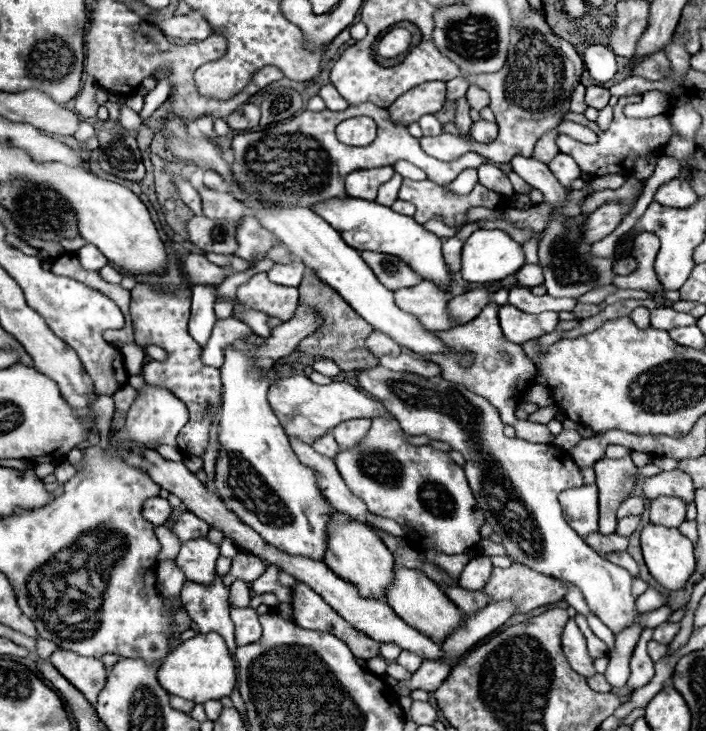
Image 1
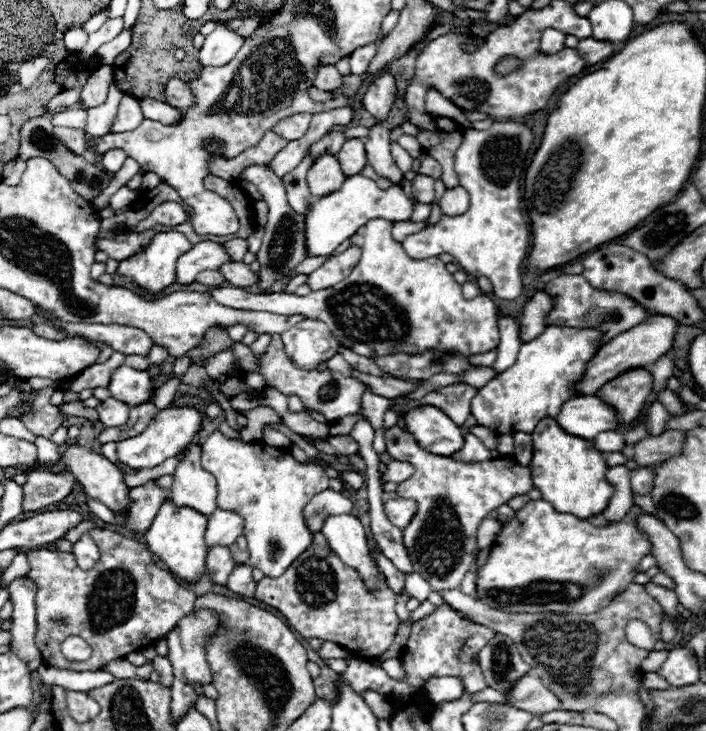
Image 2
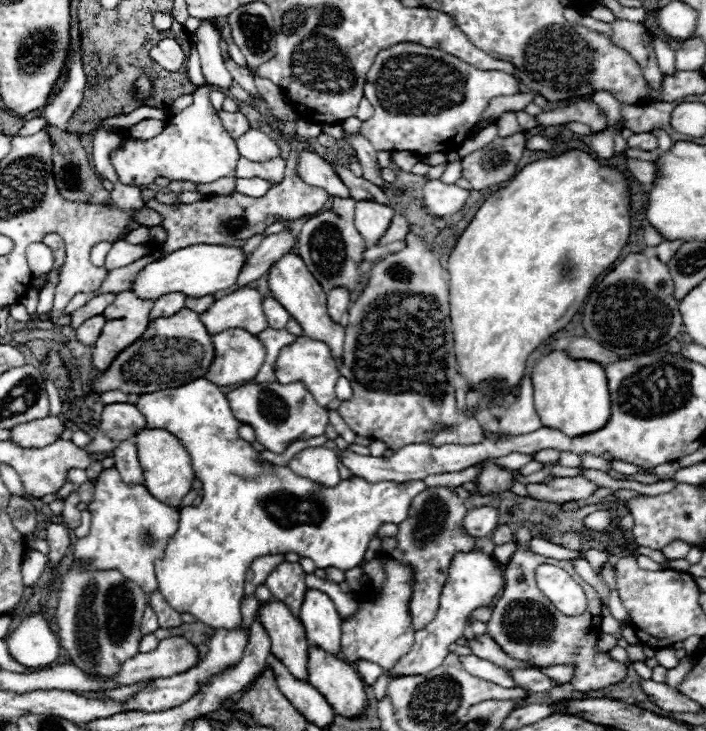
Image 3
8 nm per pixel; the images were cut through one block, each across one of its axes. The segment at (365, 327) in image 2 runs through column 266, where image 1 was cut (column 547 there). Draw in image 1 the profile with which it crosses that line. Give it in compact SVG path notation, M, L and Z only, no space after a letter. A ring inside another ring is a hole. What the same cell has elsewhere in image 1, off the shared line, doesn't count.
M512 286L508 304L528 314L540 314L540 312L572 312L576 306L576 300L574 298L552 298L548 294L536 296L530 292L528 286Z

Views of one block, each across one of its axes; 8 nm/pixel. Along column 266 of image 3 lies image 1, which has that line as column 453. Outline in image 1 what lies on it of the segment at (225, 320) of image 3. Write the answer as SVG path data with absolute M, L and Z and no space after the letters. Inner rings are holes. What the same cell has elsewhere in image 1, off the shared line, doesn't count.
M428 280L396 290L394 300L402 312L416 316L416 320L428 330L450 330L456 326L450 316L446 316L448 292L440 290Z

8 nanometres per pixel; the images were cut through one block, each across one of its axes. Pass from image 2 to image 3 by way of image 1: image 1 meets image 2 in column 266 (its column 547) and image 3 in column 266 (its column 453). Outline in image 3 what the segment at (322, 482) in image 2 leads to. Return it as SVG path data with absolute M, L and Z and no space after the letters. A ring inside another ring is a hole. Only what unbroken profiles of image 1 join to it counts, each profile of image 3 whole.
M302 382L294 384L244 384L226 394L230 410L236 420L248 424L256 432L256 440L272 452L284 452L284 448L294 440L306 440L324 434L328 426L328 408L316 404L308 388Z

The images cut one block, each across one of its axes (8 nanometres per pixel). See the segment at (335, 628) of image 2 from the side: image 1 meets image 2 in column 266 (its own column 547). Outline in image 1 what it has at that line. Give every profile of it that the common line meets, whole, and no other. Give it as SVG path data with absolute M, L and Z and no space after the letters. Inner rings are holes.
M512 564L510 568L494 568L490 580L486 582L486 586L480 592L488 594L488 604L510 600L516 606L518 614L528 614L530 610L534 610L538 606L546 606L546 604L554 604L554 602L564 600L568 588L560 580L554 580L550 576L542 576L524 564Z

